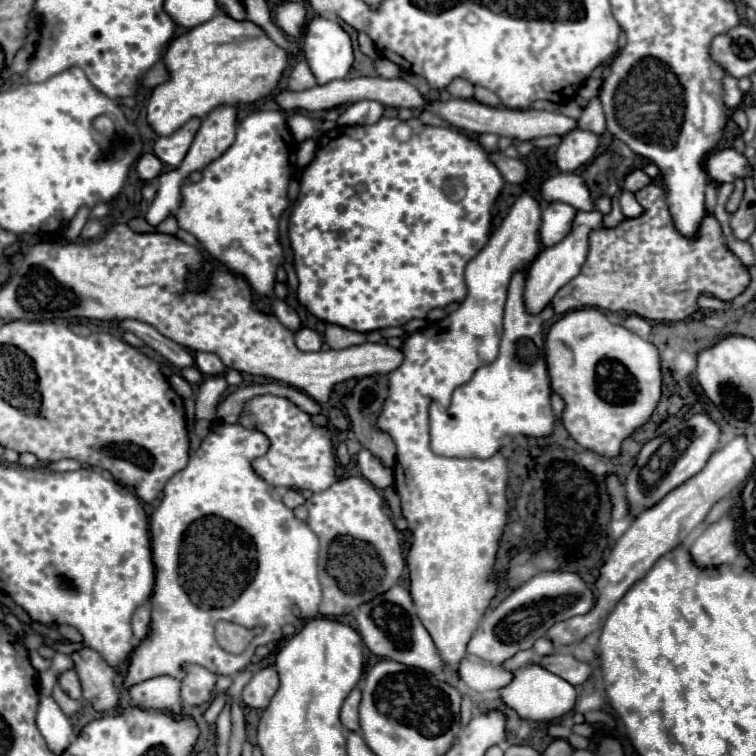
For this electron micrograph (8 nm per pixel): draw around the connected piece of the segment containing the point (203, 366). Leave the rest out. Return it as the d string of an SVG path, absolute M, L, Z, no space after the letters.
M196 352L196 366L198 370L204 374L204 376L220 376L224 374L224 364L222 360L216 356L216 354L210 354L210 352Z

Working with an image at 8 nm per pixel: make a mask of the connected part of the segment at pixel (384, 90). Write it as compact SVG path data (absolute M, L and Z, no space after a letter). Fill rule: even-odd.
M354 78L354 80L334 80L326 86L314 86L310 90L304 90L304 92L280 92L276 96L276 102L286 108L286 110L292 110L292 108L304 108L304 110L310 110L310 112L318 112L318 110L330 110L330 108L338 108L340 104L352 104L352 102L358 102L362 98L370 98L370 100L378 100L382 102L384 106L392 106L392 108L422 108L424 106L424 98L420 96L420 92L396 78L396 80L386 80L386 78Z

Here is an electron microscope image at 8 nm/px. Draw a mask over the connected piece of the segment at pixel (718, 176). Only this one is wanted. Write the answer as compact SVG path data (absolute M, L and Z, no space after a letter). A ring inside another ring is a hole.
M722 148L718 152L712 152L706 158L706 172L710 180L718 184L734 182L734 178L750 178L754 174L748 158L734 148Z

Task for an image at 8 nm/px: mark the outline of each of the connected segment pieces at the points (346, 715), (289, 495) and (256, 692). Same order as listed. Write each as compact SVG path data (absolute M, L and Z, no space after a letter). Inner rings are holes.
M354 688L348 698L344 700L344 706L340 710L340 720L344 724L344 728L352 730L352 732L360 732L360 722L358 722L358 704L360 704L362 692L358 688Z
M286 490L284 496L282 496L282 502L288 506L288 508L296 508L300 504L304 504L304 496L296 490Z
M266 666L266 668L254 672L252 680L244 688L242 702L248 708L266 708L270 698L276 694L278 686L280 686L280 680L278 680L276 668L274 666Z

